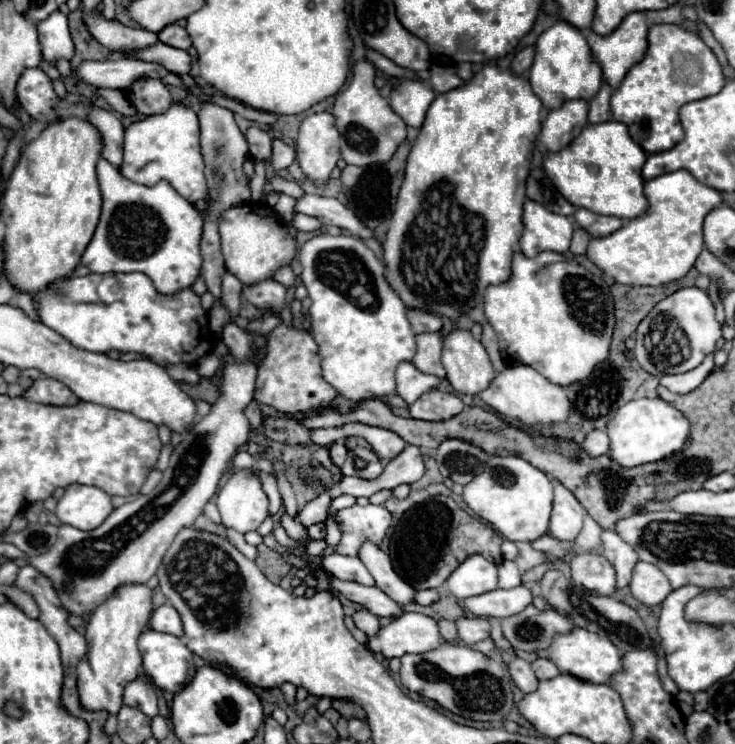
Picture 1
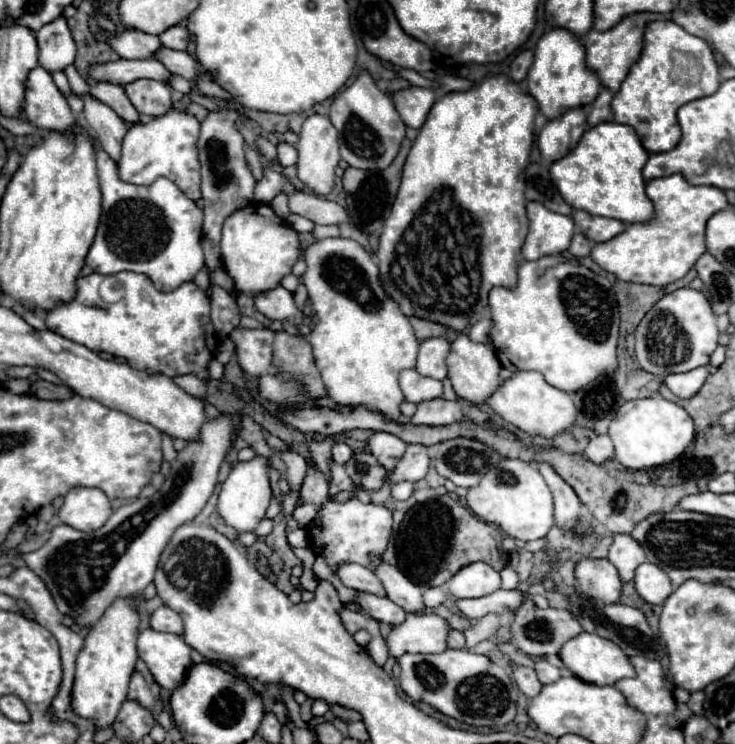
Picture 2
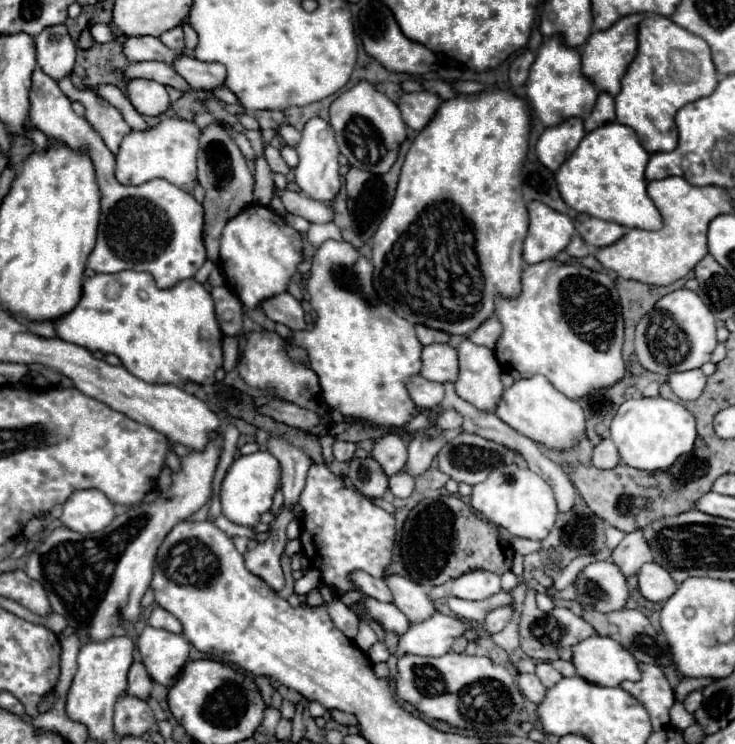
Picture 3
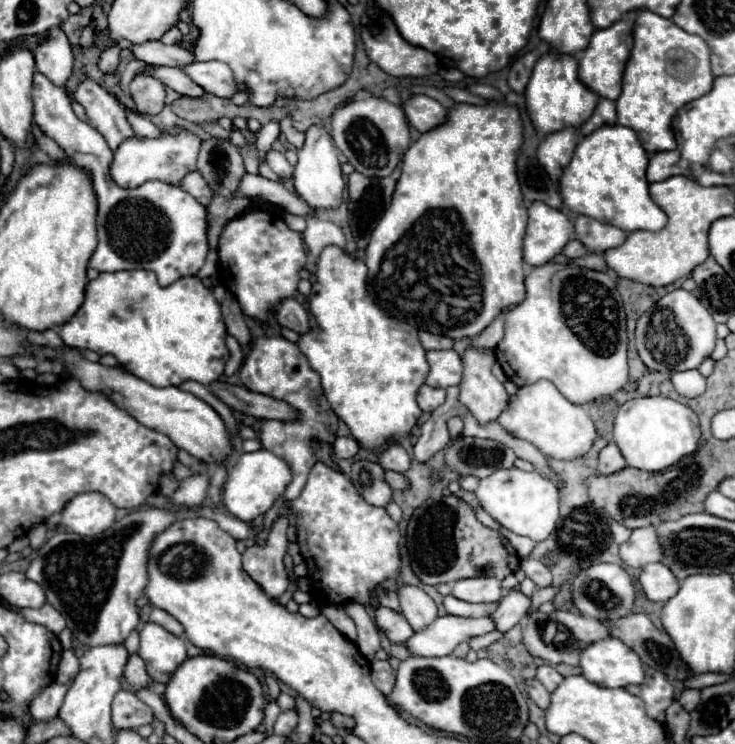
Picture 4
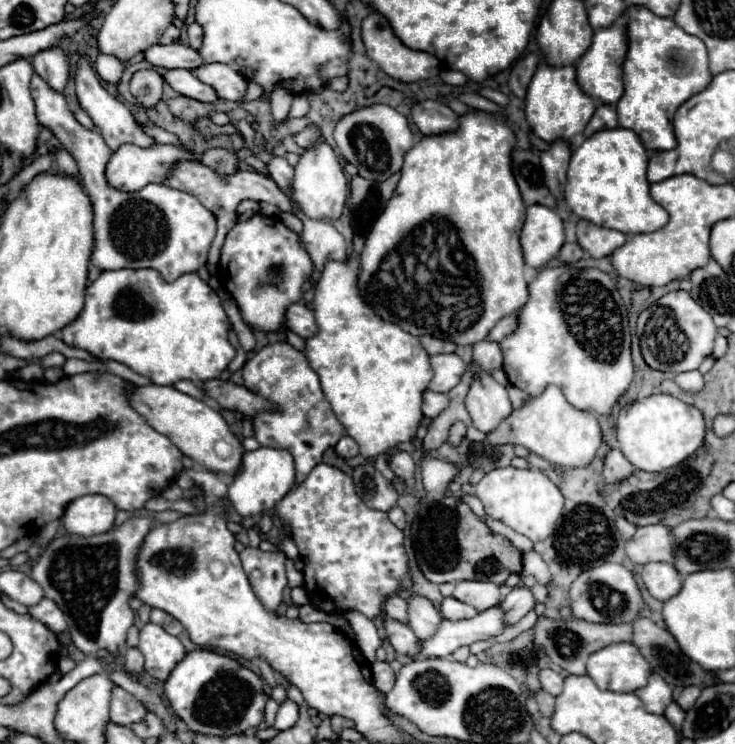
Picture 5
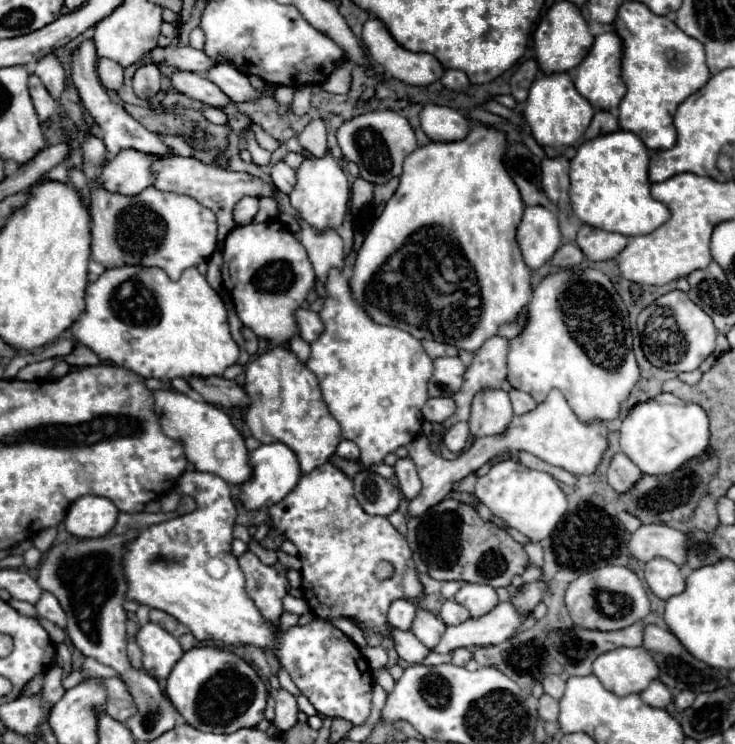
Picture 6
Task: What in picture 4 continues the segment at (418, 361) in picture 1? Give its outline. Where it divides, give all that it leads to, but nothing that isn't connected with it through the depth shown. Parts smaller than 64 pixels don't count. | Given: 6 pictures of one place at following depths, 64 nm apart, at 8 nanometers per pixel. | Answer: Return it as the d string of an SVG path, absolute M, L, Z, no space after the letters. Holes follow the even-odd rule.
M430 350L426 352L430 374L426 378L428 386L450 388L462 380L462 358L454 350Z

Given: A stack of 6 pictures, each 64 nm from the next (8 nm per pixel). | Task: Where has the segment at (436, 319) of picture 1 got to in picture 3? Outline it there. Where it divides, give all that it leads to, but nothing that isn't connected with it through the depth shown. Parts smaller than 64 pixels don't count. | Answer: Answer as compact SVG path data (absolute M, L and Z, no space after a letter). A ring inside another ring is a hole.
M416 326L416 334L418 334L418 340L422 346L428 346L428 344L434 344L434 342L442 342L442 344L448 344L450 342L450 336L446 332L440 332L440 330L430 330L426 326Z

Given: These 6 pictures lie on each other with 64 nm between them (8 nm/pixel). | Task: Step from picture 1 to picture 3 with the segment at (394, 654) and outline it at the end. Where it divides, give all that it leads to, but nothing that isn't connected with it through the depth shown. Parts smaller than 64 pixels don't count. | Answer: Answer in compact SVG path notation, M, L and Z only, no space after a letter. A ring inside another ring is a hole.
M436 612L432 618L420 624L410 624L410 630L398 640L398 652L416 656L442 656L450 652L452 644L464 636L466 630L474 628L476 626L472 622Z

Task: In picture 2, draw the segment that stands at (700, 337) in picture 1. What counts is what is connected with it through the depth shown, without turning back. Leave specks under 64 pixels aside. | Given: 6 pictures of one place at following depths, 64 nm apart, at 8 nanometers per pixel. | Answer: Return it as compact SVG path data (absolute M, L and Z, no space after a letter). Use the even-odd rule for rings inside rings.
M680 288L658 300L638 324L636 360L646 372L656 376L688 372L710 362L710 356L718 346L718 334L716 316L706 296L692 288Z

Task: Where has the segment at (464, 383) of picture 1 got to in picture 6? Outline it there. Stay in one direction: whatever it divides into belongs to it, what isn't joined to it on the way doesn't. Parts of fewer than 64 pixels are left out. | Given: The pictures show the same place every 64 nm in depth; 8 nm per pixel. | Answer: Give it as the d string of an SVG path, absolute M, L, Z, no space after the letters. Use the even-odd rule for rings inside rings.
M504 390L478 392L470 412L470 434L478 440L484 436L504 434L514 418L510 398Z

